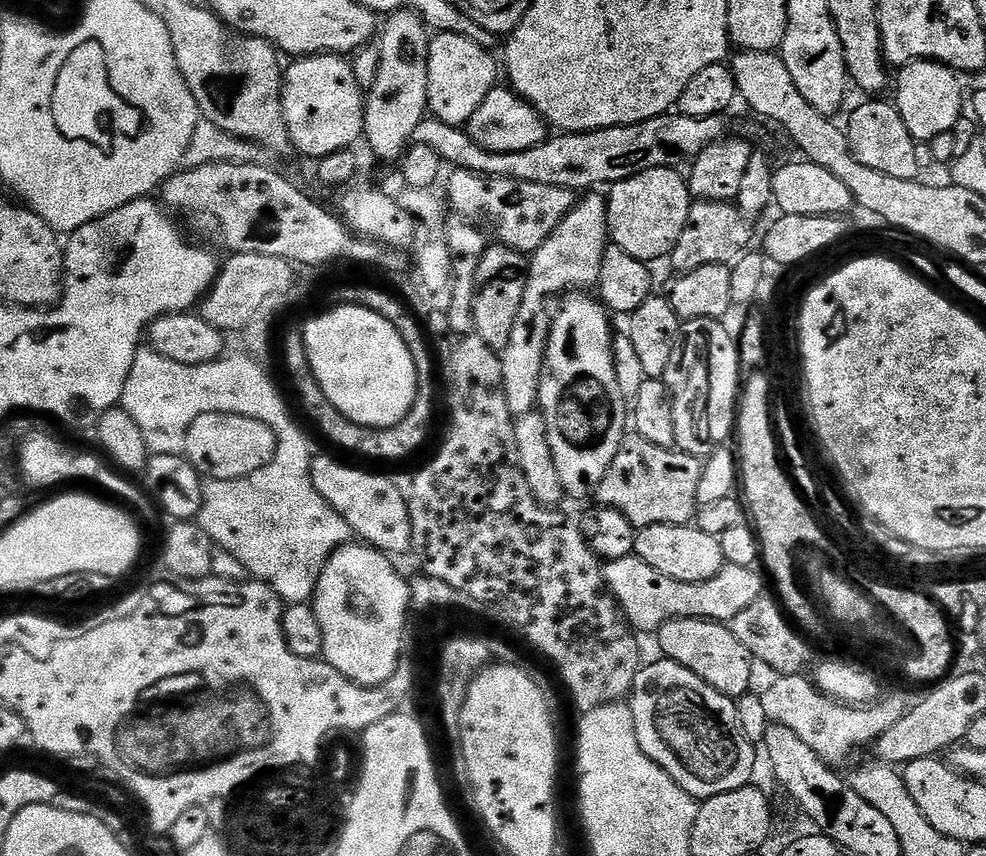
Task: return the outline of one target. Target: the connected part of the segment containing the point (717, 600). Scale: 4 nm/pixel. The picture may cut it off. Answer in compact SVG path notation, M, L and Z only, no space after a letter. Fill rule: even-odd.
M634 554L626 558L607 561L603 565L604 581L612 597L620 603L620 610L624 613L629 625L640 632L655 633L666 622L677 620L678 618L698 618L699 620L718 620L721 622L731 622L735 616L742 614L750 602L754 602L765 591L766 580L755 567L734 566L725 563L724 569L714 578L706 578L706 582L678 582L678 578L666 578L666 574L661 574L659 570L654 570L654 566L649 566L647 562L642 562Z

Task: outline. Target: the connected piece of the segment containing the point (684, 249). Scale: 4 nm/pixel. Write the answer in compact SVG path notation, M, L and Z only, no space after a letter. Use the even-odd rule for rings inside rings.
M696 200L693 203L686 226L672 247L670 261L683 274L703 264L726 264L732 266L744 253L749 251L752 240L752 228L749 217L743 216L732 202L714 202Z

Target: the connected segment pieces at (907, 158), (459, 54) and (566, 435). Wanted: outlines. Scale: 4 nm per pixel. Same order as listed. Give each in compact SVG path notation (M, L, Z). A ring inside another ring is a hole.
M868 98L865 104L860 104L848 116L846 131L848 134L848 149L854 154L862 166L870 166L870 170L878 170L878 174L890 174L890 178L916 180L920 172L915 157L916 139L906 130L906 122L902 122L902 114L895 103L888 104L884 98Z
M445 32L433 35L428 46L428 106L431 115L437 120L446 122L447 124L455 124L457 126L467 125L469 118L474 114L474 110L478 110L478 106L482 106L482 98L486 98L486 94L490 94L490 90L497 87L496 80L496 64L498 68L498 60L492 57L493 53L489 49L482 46L474 46L474 42L470 42L470 38L462 38L458 34L446 34Z
M573 290L563 297L559 301L560 309L555 309L554 315L550 320L550 327L548 329L548 345L544 350L544 369L540 375L540 399L538 401L538 411L544 415L544 421L546 422L546 430L548 431L548 437L550 438L550 450L554 454L554 466L558 466L558 478L562 478L562 486L565 493L569 497L571 496L589 496L591 497L599 488L602 478L606 478L606 470L610 466L610 462L614 462L614 454L618 454L620 444L626 438L626 431L624 432L624 423L629 423L630 420L630 408L626 405L626 398L622 394L622 390L618 386L616 381L616 371L614 370L614 331L608 325L608 319L610 319L609 313L606 311L603 304L599 299L593 298L592 300L580 290Z

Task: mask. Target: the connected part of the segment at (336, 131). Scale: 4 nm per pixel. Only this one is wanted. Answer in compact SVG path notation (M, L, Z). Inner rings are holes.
M325 54L296 58L287 65L282 76L282 99L284 102L284 121L292 147L298 153L311 158L329 156L353 147L352 143L364 135L364 101L365 93L354 78L351 63L343 55Z

